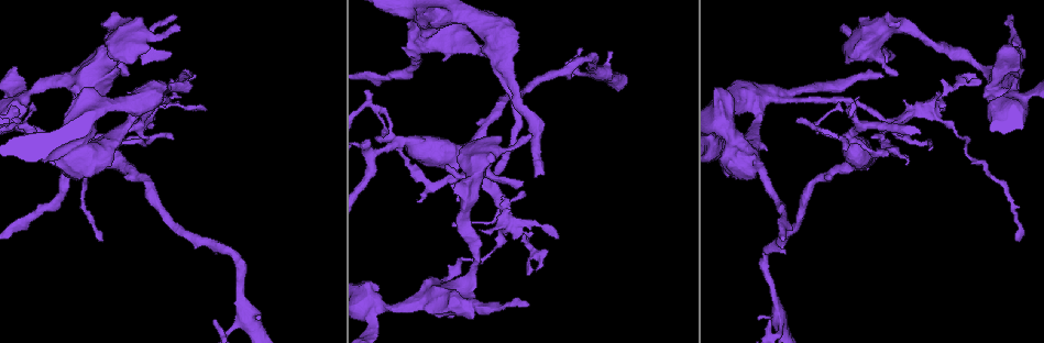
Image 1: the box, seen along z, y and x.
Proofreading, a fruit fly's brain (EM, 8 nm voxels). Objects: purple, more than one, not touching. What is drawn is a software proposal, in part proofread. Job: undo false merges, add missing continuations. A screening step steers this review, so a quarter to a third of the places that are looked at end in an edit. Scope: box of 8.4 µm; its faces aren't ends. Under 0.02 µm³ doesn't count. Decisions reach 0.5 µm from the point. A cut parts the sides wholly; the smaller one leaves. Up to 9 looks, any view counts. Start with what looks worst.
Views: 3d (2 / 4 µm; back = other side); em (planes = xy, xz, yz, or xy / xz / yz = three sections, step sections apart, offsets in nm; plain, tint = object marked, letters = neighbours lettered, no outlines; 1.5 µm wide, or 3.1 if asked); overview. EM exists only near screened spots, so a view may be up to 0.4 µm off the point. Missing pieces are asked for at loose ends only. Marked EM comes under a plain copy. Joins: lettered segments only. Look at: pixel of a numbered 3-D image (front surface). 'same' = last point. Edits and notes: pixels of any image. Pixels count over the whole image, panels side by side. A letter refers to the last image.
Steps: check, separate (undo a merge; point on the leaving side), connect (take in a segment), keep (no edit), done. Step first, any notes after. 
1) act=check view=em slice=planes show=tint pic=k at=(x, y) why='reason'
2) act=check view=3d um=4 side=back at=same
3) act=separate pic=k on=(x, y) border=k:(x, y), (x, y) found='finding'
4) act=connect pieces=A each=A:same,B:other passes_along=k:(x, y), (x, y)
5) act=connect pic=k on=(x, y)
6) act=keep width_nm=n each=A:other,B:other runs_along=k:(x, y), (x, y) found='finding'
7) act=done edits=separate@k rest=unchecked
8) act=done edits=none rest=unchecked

act=check view=3d um=4 side=back pic=1 at=(889, 120) why='abrupt turn'

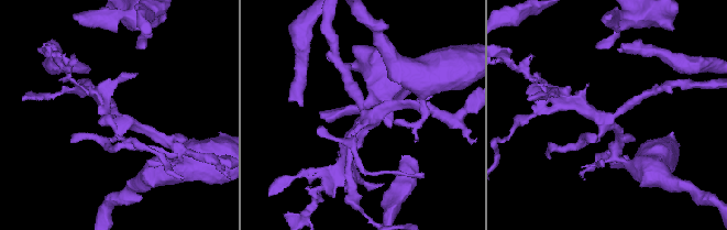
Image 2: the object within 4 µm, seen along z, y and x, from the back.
act=check view=em slice=planes show=tint pic=2 at=(610, 122) why='now the EM'

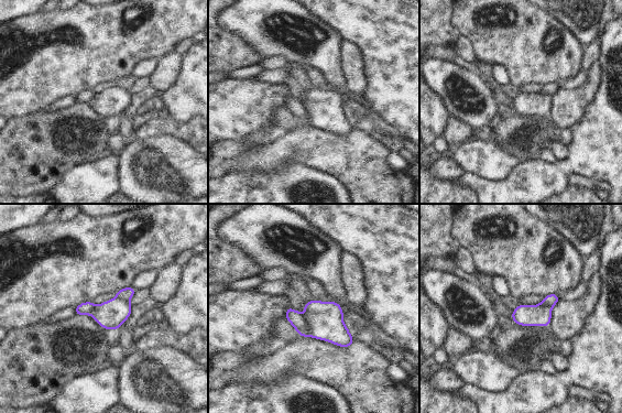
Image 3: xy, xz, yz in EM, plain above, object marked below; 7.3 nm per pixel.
act=check view=em slice=planes show=letters at=same why='see the neighbours'

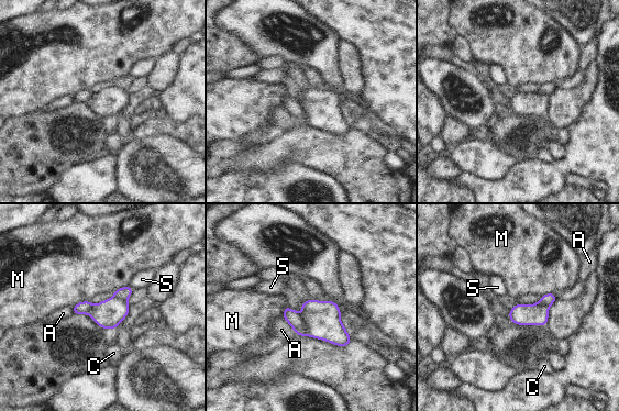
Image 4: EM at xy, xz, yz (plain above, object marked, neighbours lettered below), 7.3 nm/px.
act=separate pic=4 on=(295, 320) each=A:other,C:other,M:other,S:other border=4:(301, 317), (309, 335) found='two cells meet here'

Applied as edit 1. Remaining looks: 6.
act=check view=overview why='see it whole again'

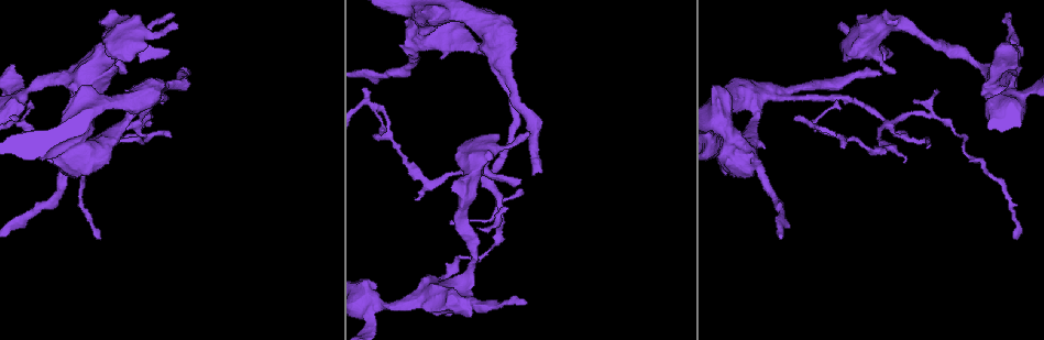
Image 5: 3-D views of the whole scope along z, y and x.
act=check view=em slice=planes show=letters pic=5 at=(1009, 14) why='thin end'

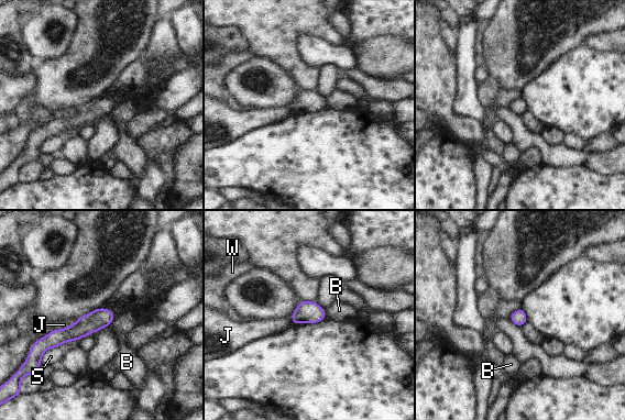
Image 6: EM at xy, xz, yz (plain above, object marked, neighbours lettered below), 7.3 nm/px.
act=keep width_nm=110 each=B:other,J:other,S:other,W:other found='no lettered segment goes on from it'

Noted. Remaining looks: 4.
act=check view=3d um=4 pic=5 at=(417, 42) why='thick turns thin'

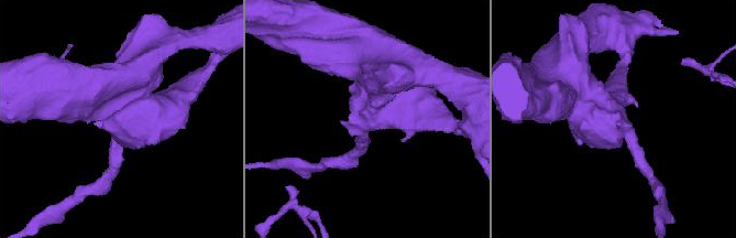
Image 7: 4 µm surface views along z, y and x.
act=check view=em slice=planes show=letters pic=7 at=(362, 118)

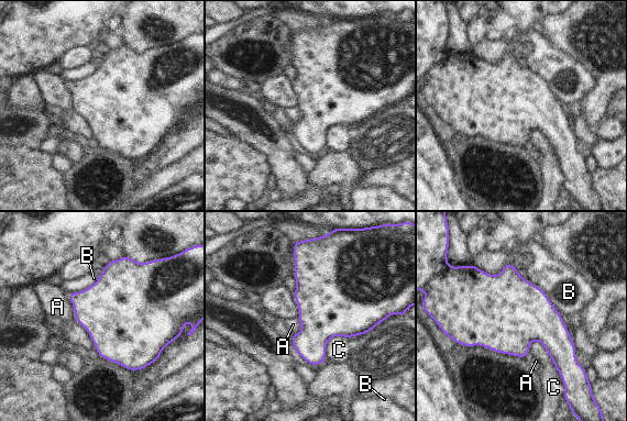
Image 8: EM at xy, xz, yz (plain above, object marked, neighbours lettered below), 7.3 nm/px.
act=keep each=A:other,B:other,C:other border=8:(67, 292), (74, 309), (75, 319) found='continuous, no second cell'

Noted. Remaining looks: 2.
act=check view=em slice=planes show=letters pic=5 at=(529, 131) why='branch stops here'

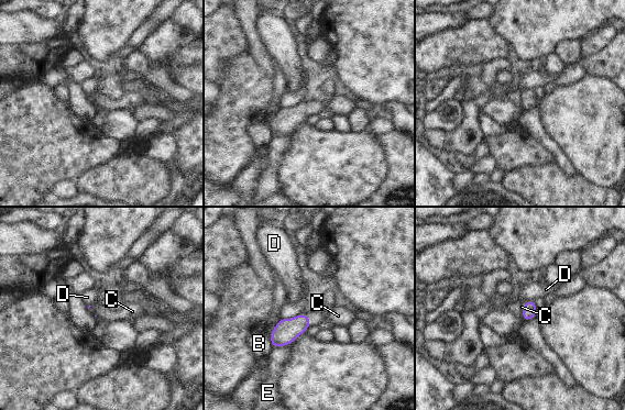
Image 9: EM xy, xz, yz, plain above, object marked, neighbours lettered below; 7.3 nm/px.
act=connect pieces=C each=B:other,C:same,D:other,E:other passes_along=9:(286, 331), (308, 318), (338, 316) found='it goes on there'

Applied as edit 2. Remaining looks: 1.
act=done edits=separate@4,connect@9 rest=unchecked

